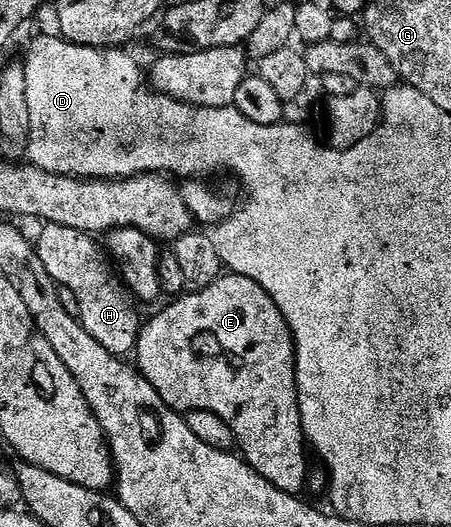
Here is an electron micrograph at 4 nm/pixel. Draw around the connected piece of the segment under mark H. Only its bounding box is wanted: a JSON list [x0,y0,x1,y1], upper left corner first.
[37,223,140,357]

